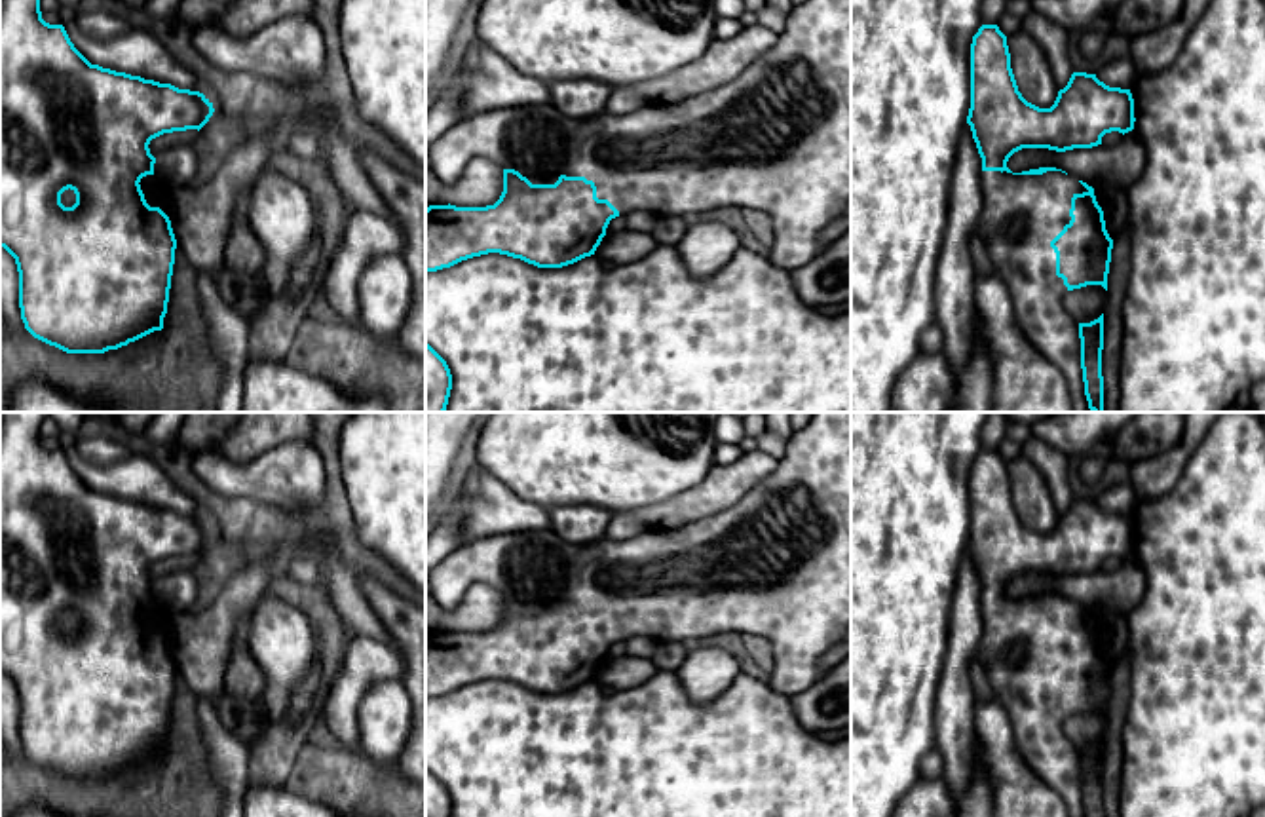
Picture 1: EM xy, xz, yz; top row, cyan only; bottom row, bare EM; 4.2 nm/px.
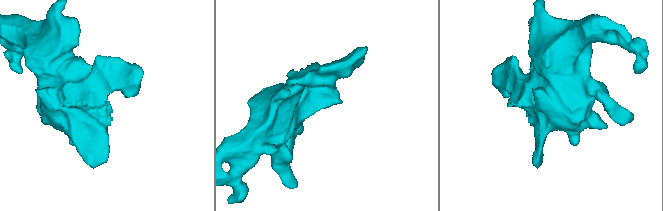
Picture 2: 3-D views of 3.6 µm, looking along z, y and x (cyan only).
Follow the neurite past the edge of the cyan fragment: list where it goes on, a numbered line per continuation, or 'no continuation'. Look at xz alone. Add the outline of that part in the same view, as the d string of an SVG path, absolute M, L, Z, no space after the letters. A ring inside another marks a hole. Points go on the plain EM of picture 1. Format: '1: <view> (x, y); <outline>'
1: xz (762, 546); M813 412L805 428L792 431L786 441L786 450L781 458L773 458L758 448L748 450L733 464L714 464L699 484L661 504L636 509L632 515L646 530L625 542L600 538L596 542L576 545L558 538L551 528L498 534L469 542L452 551L429 572L431 595L441 608L448 612L458 610L467 591L477 583L490 585L501 595L515 595L532 610L555 610L560 600L585 602L587 606L595 608L596 623L608 625L621 642L627 642L632 636L651 636L657 642L684 642L718 633L758 635L767 638L773 650L773 669L769 671L767 686L784 695L803 692L824 674L824 671L819 667L821 656L841 642L847 627L851 625L851 412Z

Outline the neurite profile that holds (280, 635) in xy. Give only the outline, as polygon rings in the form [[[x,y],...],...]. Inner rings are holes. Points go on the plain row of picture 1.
[[[266,591],[251,608],[247,646],[264,674],[258,701],[270,720],[279,720],[294,686],[312,669],[312,623],[304,612]]]

